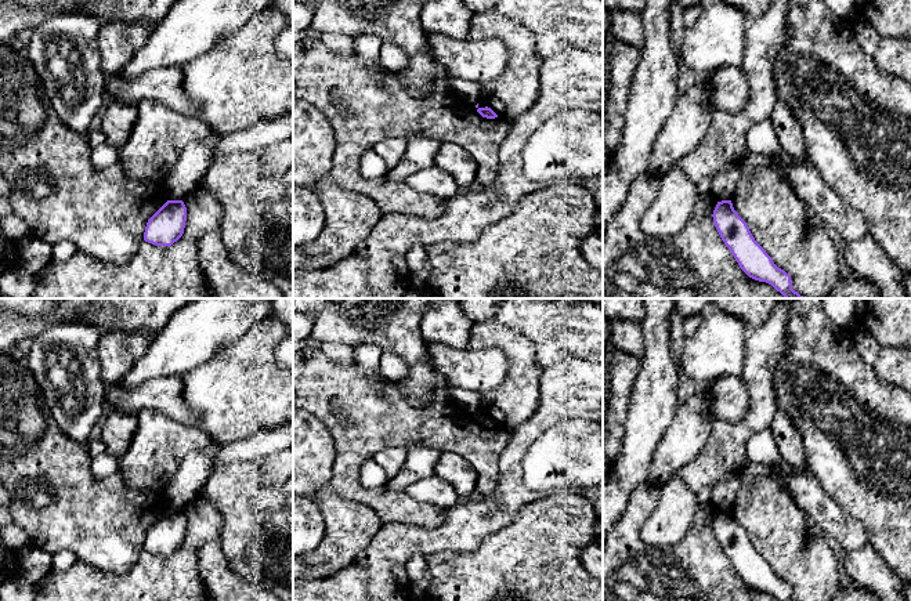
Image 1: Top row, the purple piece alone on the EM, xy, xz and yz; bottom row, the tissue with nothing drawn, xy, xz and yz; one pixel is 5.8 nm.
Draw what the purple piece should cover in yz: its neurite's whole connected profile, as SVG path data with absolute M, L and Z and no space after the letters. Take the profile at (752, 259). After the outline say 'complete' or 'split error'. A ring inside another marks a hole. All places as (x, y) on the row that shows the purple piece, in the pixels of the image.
M731 200L717 202L712 217L722 240L749 278L771 285L785 298L806 298L792 289L791 275L778 268L755 240Z; complete

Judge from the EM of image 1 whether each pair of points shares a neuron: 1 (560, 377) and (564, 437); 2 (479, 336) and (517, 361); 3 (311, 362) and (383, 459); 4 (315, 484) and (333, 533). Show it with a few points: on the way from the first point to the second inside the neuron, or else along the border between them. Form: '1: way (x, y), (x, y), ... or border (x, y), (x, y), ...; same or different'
1: border (588, 419), (563, 419), (535, 438); different
2: way (490, 336), (498, 336), (512, 350); same
3: border (405, 446), (386, 446), (372, 458); different
4: way (324, 496), (333, 507), (333, 521); same

